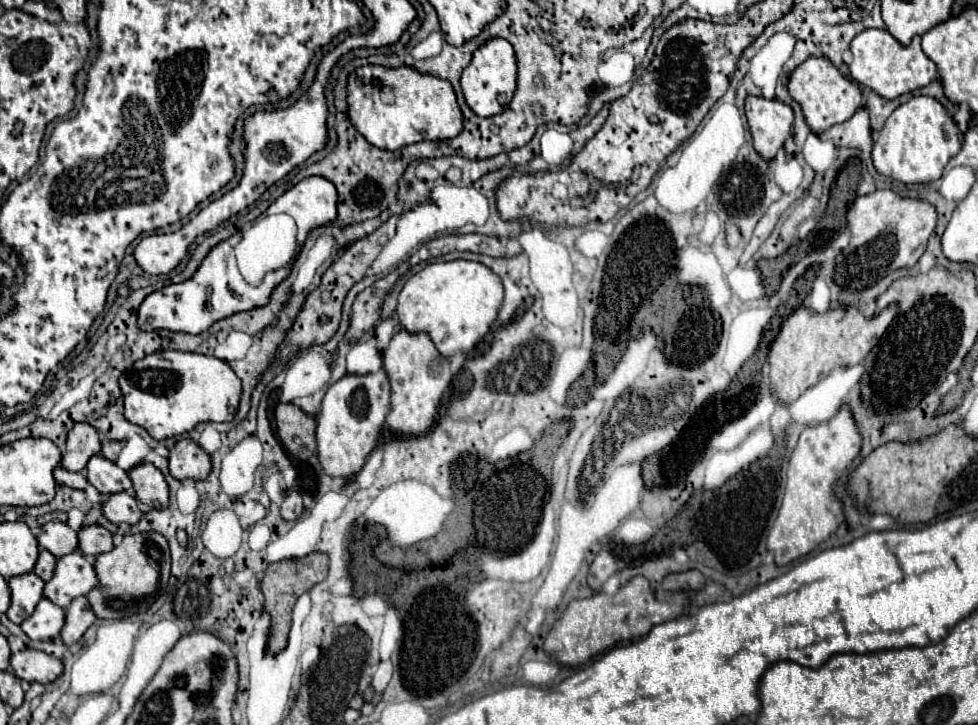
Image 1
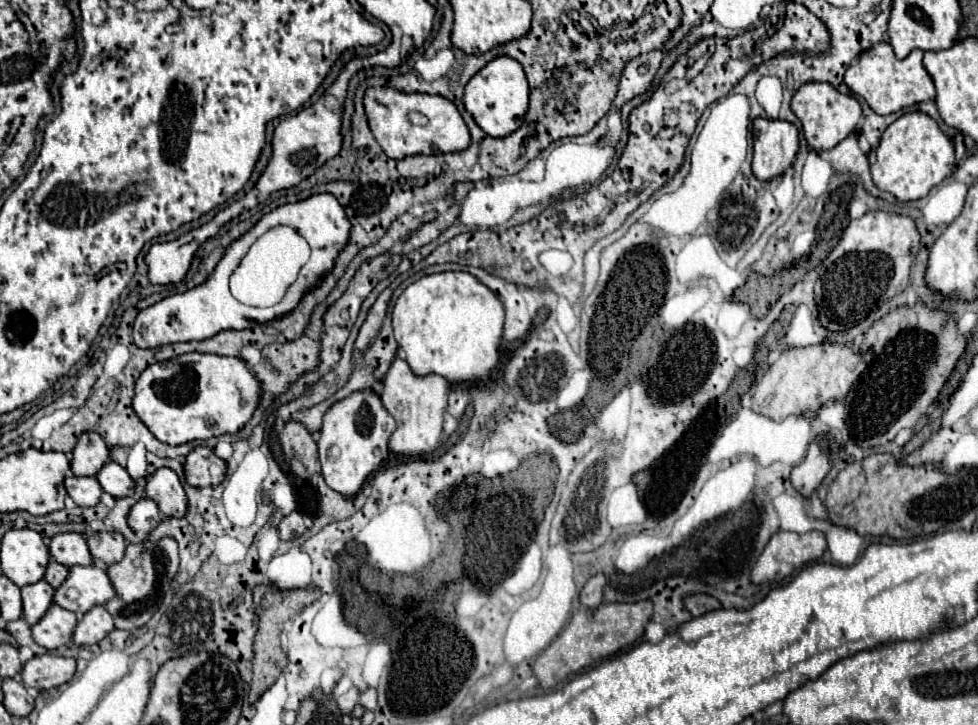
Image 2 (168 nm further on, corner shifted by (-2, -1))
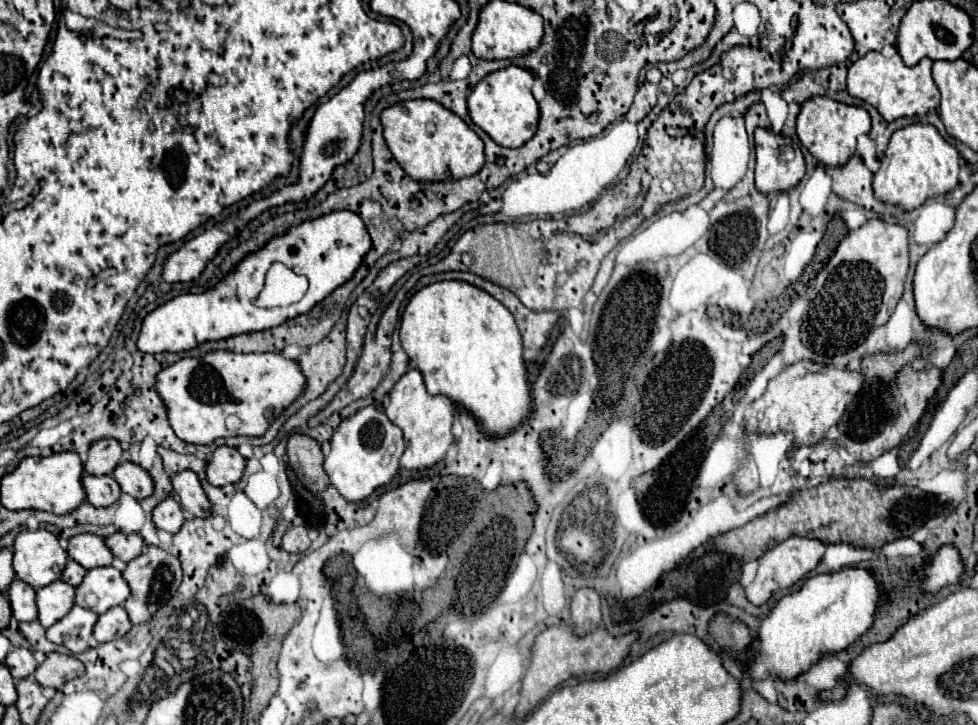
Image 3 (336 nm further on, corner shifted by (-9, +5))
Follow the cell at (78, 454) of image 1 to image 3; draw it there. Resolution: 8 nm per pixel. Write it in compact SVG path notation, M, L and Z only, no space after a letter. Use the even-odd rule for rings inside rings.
M112 438L98 440L92 444L88 452L84 470L86 474L92 474L92 476L112 474L114 468L120 464L120 456L122 456L122 446L118 440L112 440Z

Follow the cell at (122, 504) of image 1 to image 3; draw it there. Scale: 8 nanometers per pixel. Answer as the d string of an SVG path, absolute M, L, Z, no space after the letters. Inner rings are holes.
M166 498L164 502L160 502L154 508L152 520L154 520L156 528L162 528L162 530L174 534L184 524L184 510L182 510L182 506L178 504L176 498Z

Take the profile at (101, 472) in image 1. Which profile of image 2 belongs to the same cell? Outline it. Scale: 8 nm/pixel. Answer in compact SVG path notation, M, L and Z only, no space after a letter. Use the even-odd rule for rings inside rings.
M109 460L103 464L103 468L97 474L97 480L105 492L109 492L115 498L131 496L135 490L133 478L127 474L125 468L121 468L117 462Z

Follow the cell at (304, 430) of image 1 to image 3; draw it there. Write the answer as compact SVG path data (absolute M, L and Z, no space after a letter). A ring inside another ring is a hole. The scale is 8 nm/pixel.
M300 434L288 440L288 462L300 482L314 494L324 492L330 486L330 480L322 468L324 454L316 440Z

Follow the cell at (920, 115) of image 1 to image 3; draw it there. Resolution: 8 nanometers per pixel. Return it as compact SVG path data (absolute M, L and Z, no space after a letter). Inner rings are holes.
M910 124L896 130L890 138L886 154L880 162L880 170L874 176L874 196L886 204L898 206L910 212L922 206L928 198L950 194L958 186L960 154L950 146L934 126L930 124Z

